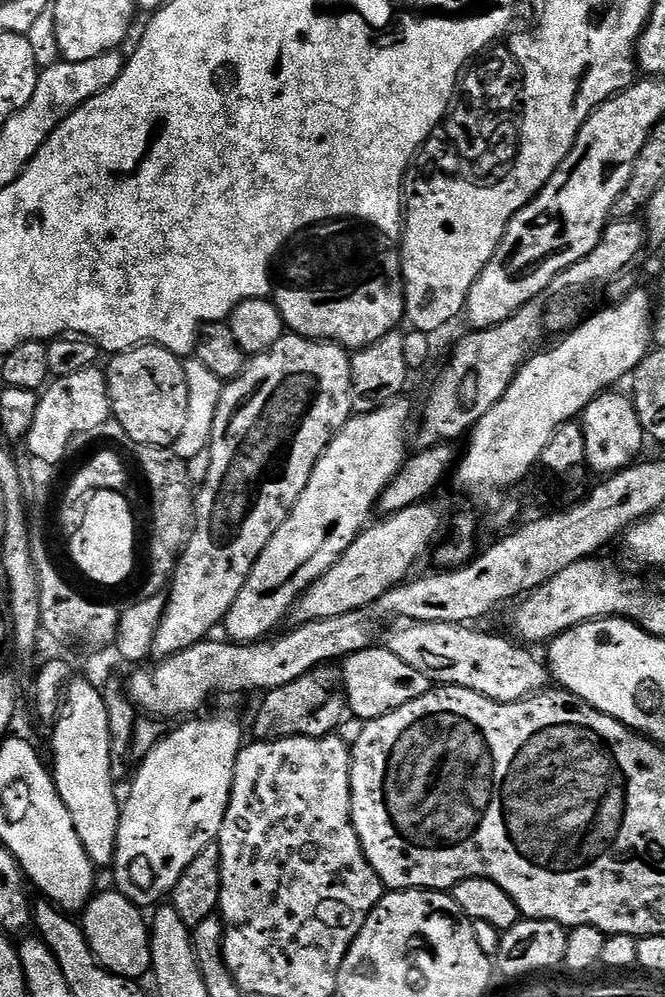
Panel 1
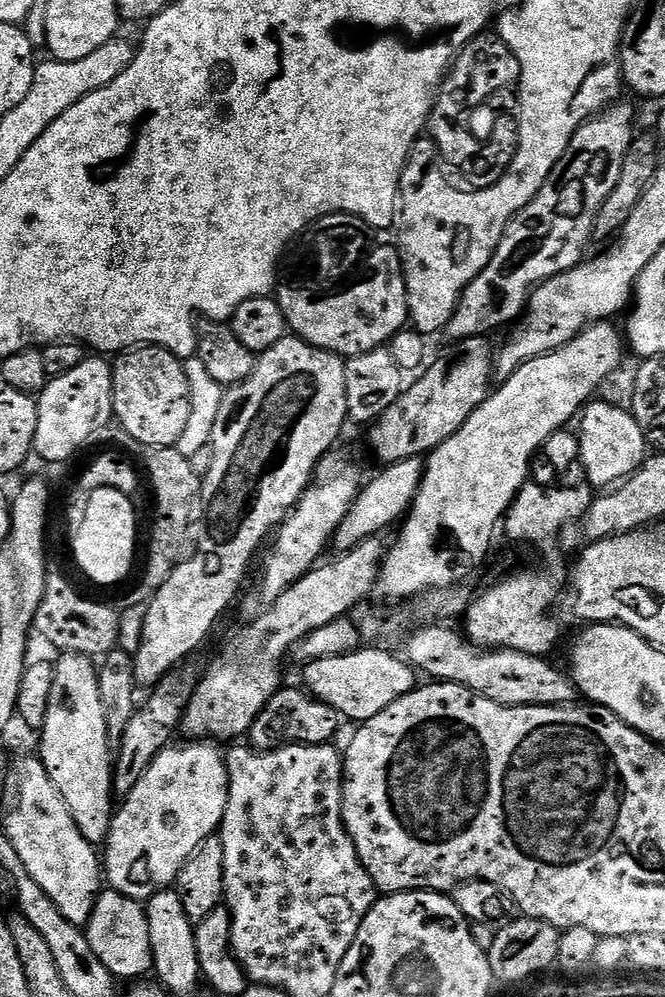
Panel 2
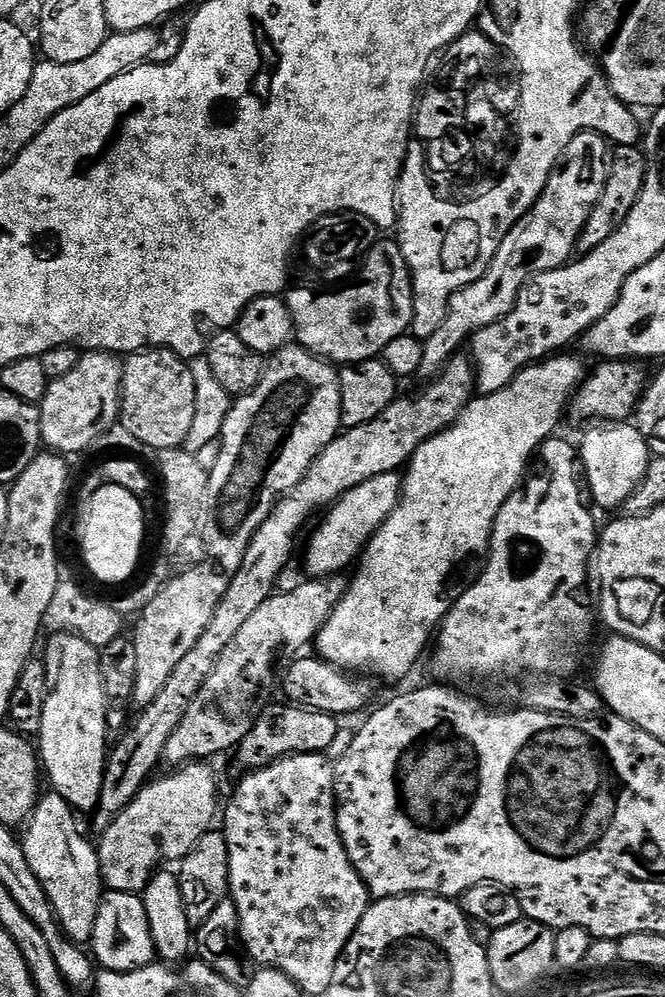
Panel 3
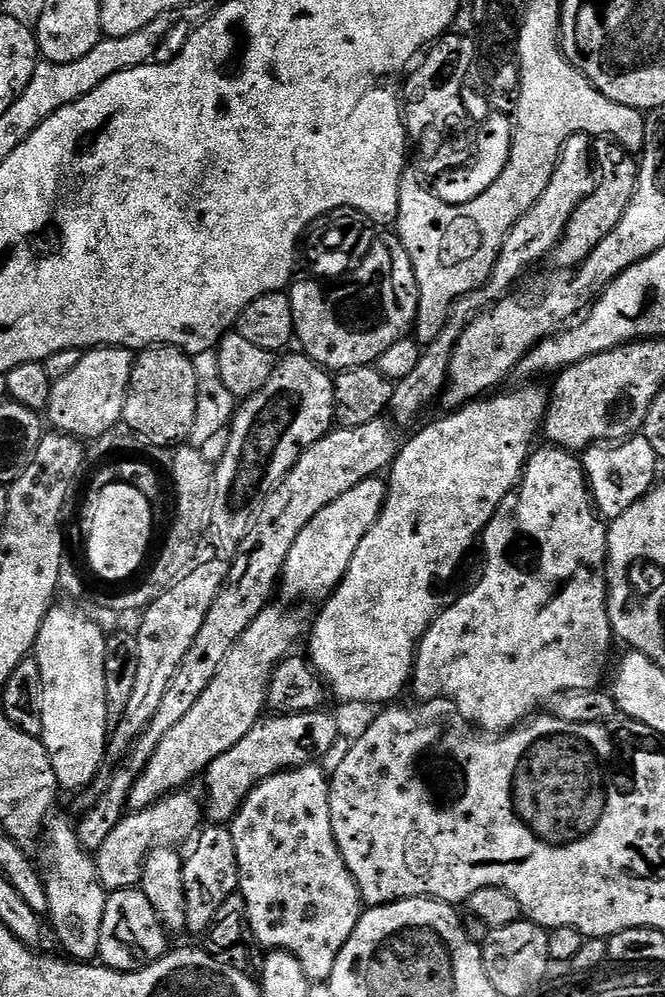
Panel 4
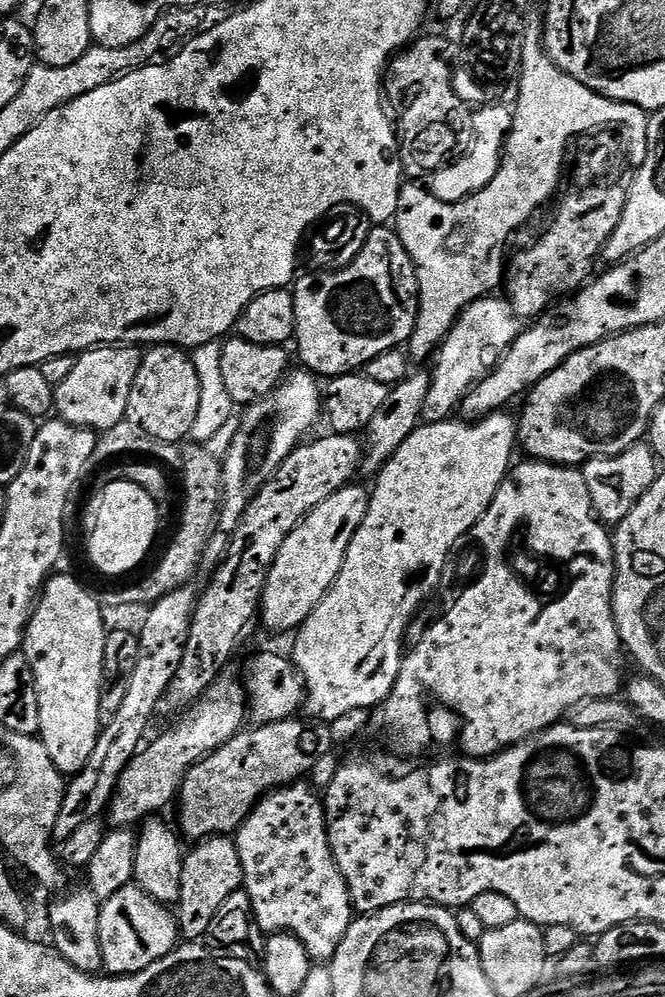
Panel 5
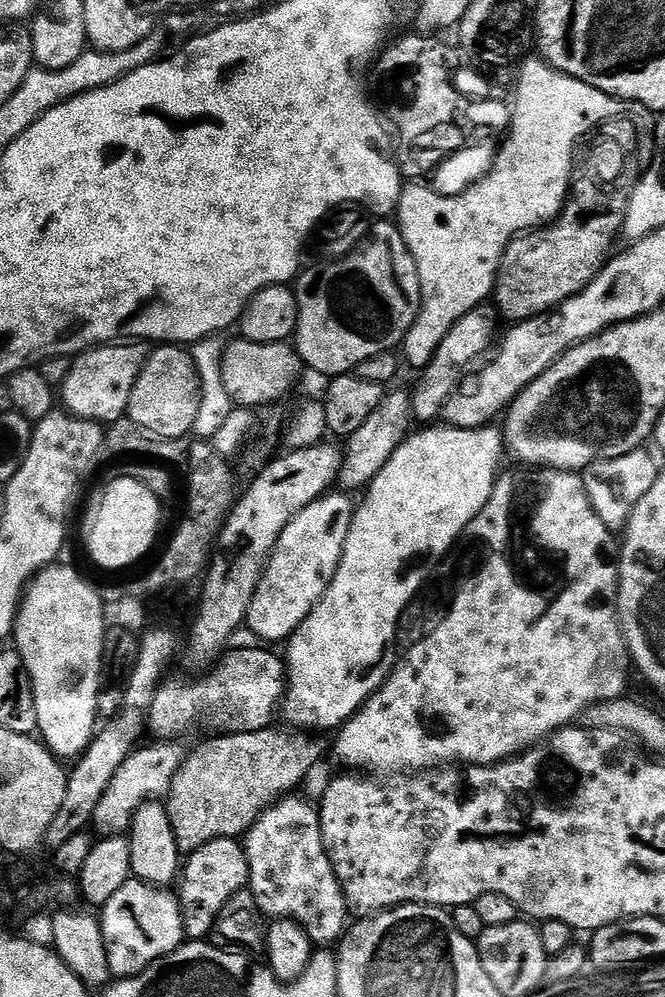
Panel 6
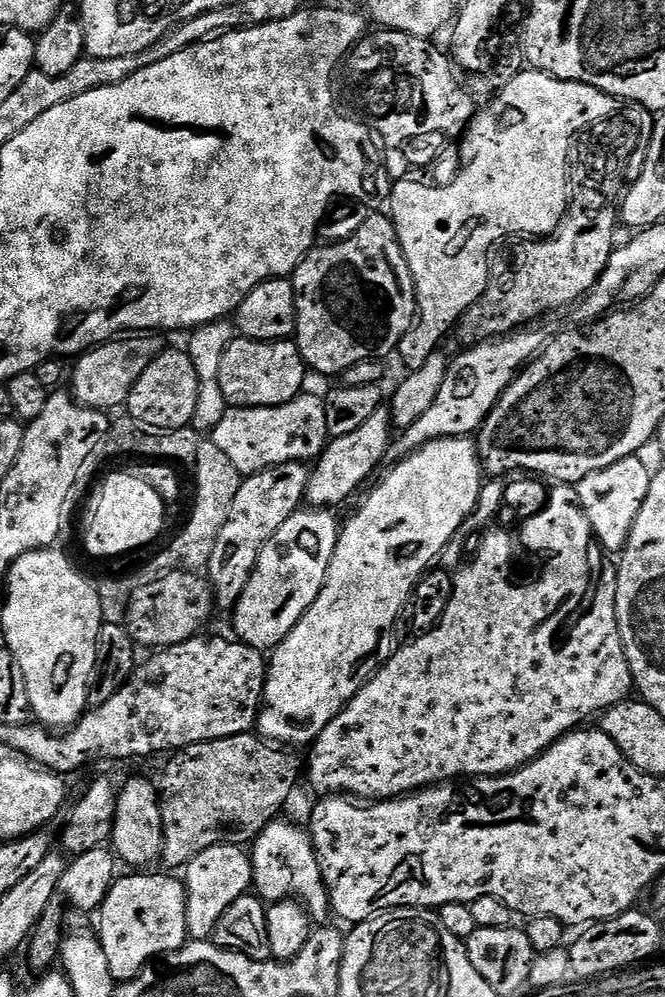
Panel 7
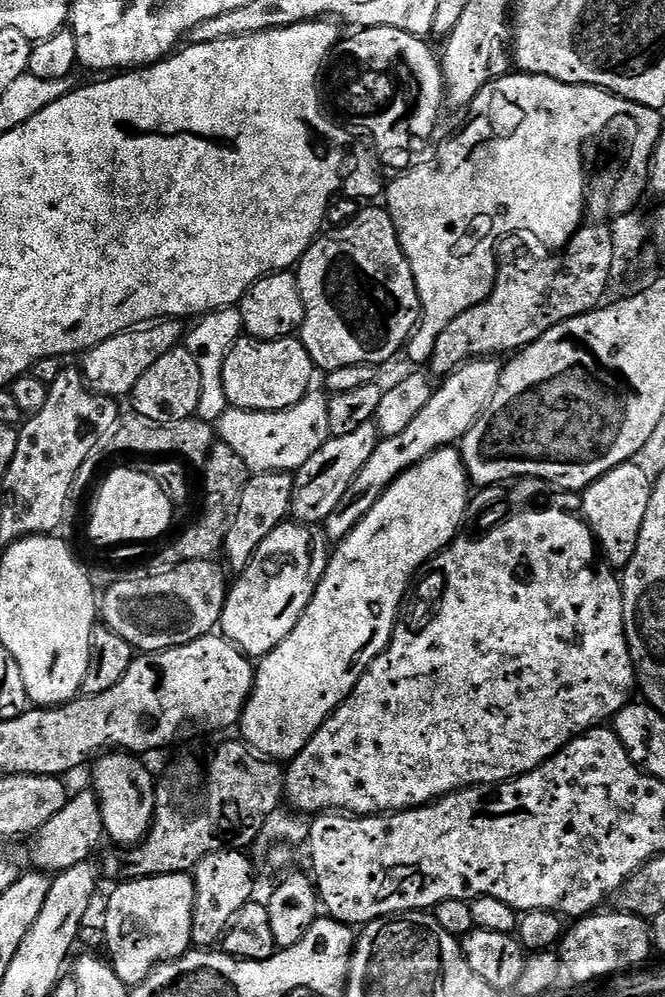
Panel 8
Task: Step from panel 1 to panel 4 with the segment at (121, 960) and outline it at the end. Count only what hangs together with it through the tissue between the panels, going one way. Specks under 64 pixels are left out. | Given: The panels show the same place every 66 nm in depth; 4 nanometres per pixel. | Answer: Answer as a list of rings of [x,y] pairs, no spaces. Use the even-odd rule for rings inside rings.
[[[124,888],[109,895],[102,918],[98,957],[103,967],[112,968],[116,972],[137,972],[164,957],[170,948],[168,940],[169,933],[164,931],[158,914],[154,914],[154,906],[150,906],[150,898],[146,898],[144,892],[136,888]]]

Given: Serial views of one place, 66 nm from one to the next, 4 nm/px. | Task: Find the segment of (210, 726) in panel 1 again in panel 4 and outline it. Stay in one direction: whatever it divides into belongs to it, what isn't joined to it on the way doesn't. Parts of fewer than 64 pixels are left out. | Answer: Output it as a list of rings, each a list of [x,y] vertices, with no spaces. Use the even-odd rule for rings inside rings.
[[[188,790],[173,792],[149,808],[143,808],[141,812],[125,815],[124,820],[118,822],[118,826],[114,826],[110,838],[106,838],[102,850],[94,853],[100,883],[112,892],[120,892],[124,888],[136,888],[142,878],[146,858],[152,850],[180,846],[183,840],[191,841],[201,831],[200,816],[202,820],[201,801],[197,797],[195,800]]]

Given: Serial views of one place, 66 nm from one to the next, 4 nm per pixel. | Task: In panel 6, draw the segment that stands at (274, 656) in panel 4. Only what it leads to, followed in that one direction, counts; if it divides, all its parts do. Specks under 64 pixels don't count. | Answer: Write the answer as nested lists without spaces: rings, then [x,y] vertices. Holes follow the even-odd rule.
[[[152,742],[149,748],[137,747],[126,758],[126,762],[118,766],[114,778],[110,778],[110,786],[106,786],[106,794],[102,794],[102,802],[98,802],[94,810],[90,828],[97,837],[123,837],[132,827],[132,818],[141,805],[167,797],[182,759],[182,752],[176,747],[172,742]]]

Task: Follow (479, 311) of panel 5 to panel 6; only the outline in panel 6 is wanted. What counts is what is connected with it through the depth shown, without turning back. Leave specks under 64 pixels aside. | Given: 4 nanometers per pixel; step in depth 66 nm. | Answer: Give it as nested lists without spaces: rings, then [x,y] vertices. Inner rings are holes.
[[[477,310],[466,314],[454,325],[450,330],[450,334],[446,334],[446,338],[442,338],[438,350],[432,356],[430,366],[423,369],[421,376],[424,377],[421,378],[420,385],[416,388],[416,393],[414,391],[411,393],[410,412],[415,419],[417,416],[420,420],[428,420],[424,422],[435,421],[432,419],[435,416],[437,419],[441,415],[445,401],[456,390],[458,383],[456,368],[465,367],[464,369],[467,369],[469,367],[467,364],[471,360],[477,359],[476,361],[479,361],[489,351],[488,339],[492,336],[492,324],[482,313],[483,311]]]

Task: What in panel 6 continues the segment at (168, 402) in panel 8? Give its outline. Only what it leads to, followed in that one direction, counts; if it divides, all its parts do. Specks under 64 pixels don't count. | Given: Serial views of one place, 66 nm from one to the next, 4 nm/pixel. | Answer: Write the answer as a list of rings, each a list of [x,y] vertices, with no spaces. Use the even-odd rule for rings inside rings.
[[[178,344],[153,347],[130,391],[127,418],[155,436],[167,440],[184,440],[198,419],[199,405],[200,375],[191,351]]]

